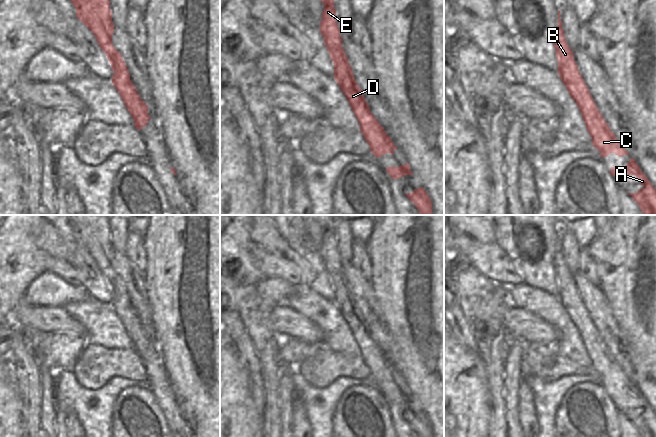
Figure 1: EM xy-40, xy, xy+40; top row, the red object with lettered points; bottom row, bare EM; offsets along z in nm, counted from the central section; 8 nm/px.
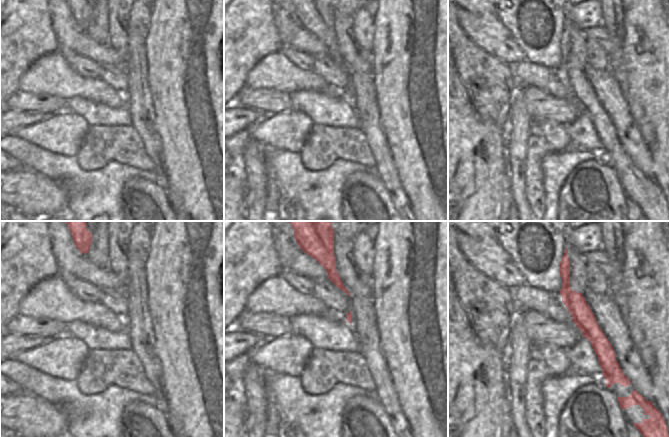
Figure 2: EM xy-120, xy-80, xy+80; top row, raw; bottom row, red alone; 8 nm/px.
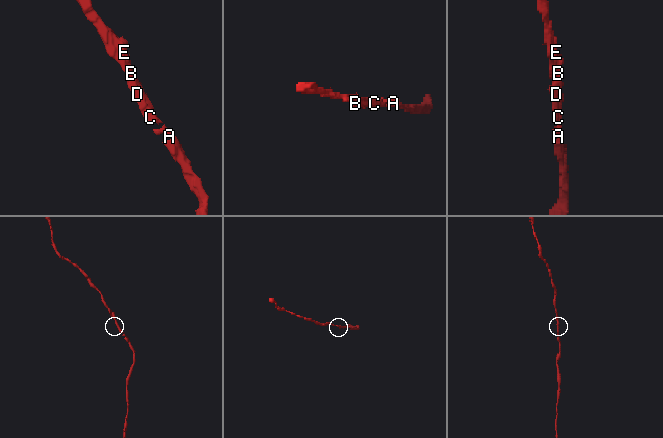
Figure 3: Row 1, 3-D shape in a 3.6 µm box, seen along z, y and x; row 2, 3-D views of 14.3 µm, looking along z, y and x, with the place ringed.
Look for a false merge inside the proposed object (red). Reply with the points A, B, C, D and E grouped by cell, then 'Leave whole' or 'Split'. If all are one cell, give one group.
Groups: A B C D E. Leave whole.

